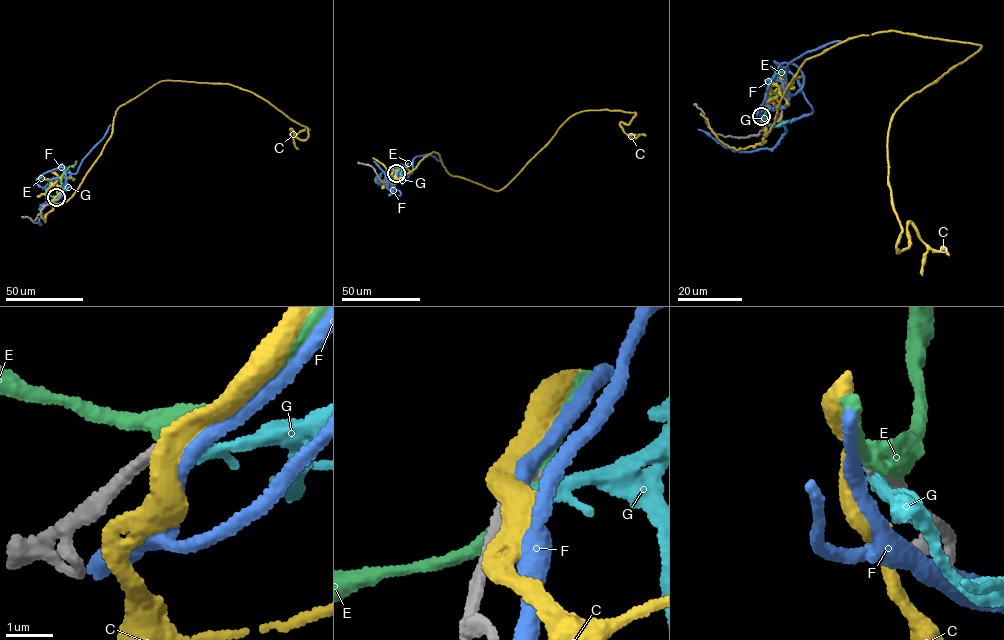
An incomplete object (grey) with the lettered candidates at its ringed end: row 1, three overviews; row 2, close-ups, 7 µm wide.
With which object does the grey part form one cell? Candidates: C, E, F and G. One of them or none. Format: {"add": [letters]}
{"add": []}

